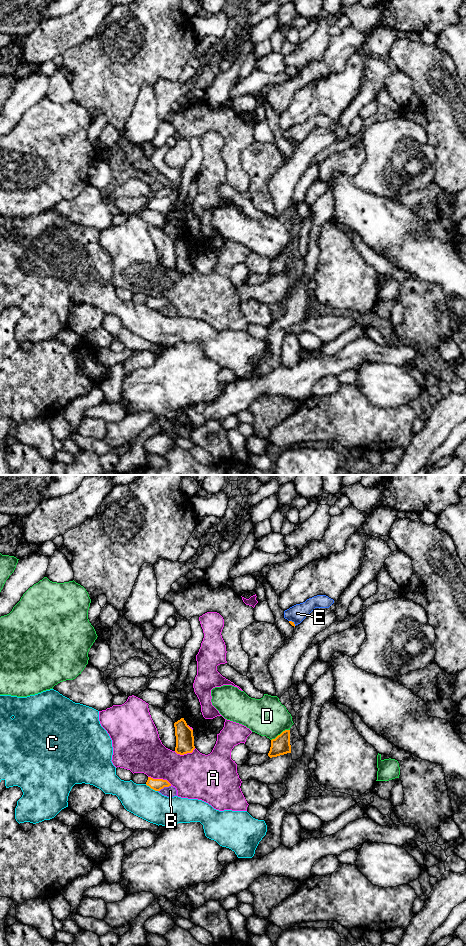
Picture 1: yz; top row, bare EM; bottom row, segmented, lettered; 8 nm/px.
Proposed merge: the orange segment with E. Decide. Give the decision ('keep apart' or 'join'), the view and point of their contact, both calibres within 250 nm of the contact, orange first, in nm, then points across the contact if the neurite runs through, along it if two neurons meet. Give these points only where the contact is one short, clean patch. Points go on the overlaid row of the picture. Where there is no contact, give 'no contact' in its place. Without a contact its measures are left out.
keep apart; contact yz (292, 622); calibres 30 and 140 nm; border yz (289, 620), (295, 625)

